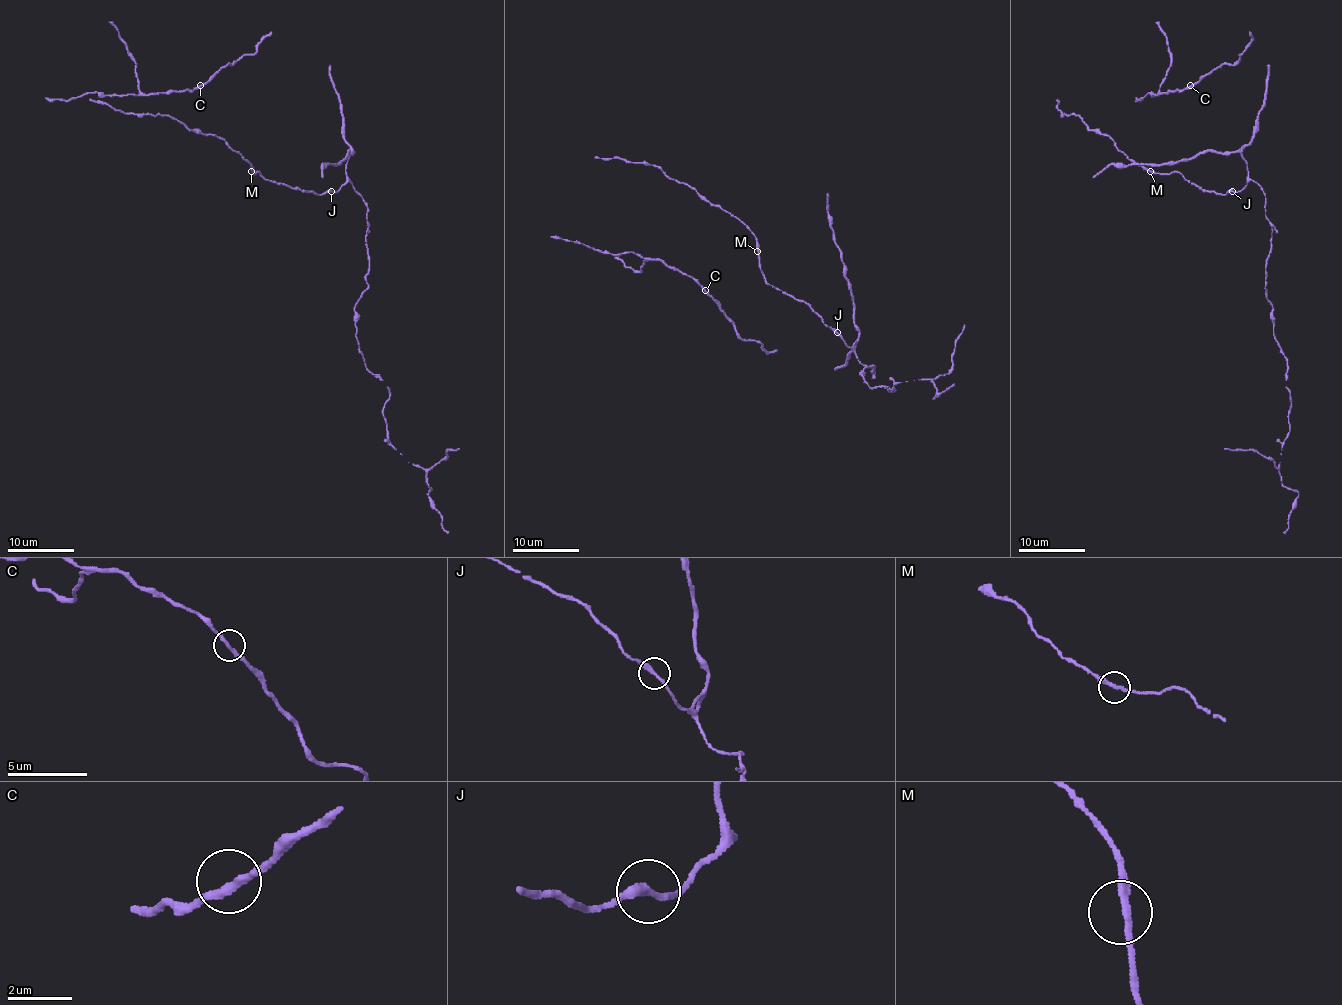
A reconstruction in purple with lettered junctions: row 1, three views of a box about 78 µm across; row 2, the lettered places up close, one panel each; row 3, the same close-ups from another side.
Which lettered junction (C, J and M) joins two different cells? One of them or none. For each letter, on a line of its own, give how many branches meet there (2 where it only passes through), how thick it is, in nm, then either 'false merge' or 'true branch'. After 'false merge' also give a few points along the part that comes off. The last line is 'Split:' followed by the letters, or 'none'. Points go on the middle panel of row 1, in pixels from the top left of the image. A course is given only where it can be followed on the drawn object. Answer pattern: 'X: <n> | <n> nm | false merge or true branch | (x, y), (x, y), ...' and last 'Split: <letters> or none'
C: 2 | 240 nm | true branch
J: 2 | 280 nm | true branch
M: 2 | 240 nm | true branch
Split: none

